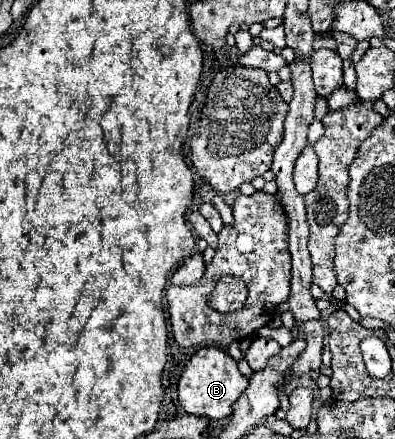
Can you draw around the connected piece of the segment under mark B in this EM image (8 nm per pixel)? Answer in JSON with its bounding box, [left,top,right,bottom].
[178,347,248,421]

